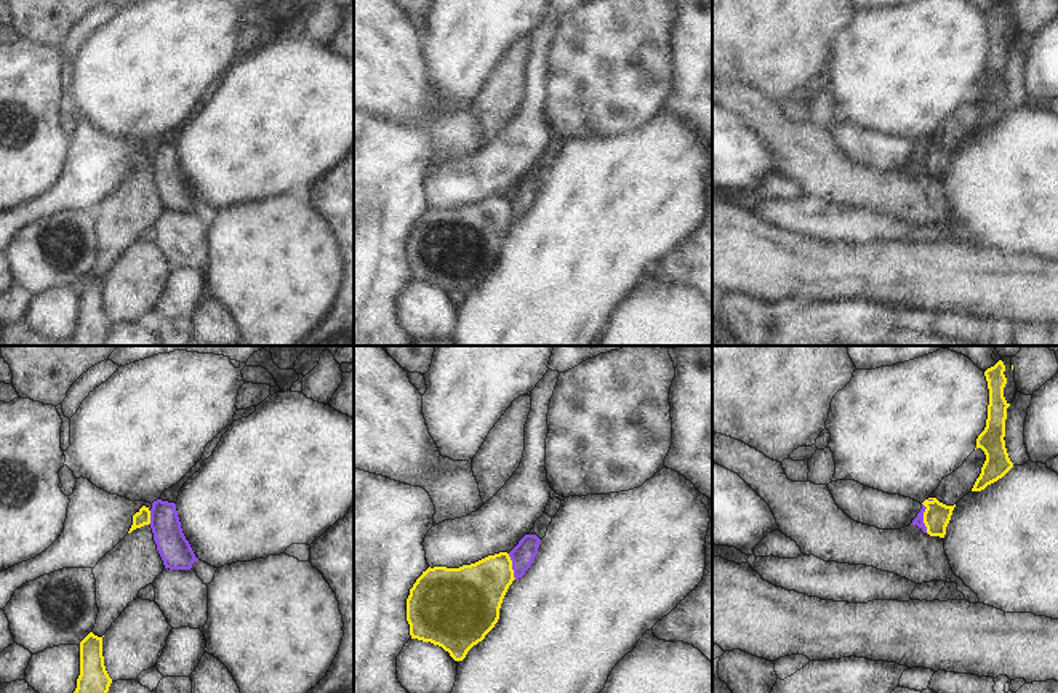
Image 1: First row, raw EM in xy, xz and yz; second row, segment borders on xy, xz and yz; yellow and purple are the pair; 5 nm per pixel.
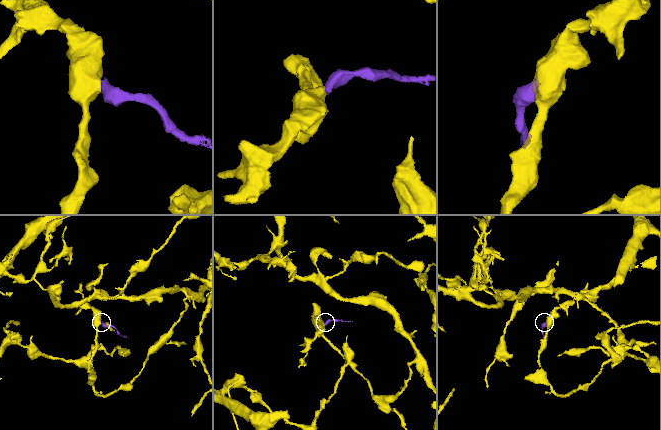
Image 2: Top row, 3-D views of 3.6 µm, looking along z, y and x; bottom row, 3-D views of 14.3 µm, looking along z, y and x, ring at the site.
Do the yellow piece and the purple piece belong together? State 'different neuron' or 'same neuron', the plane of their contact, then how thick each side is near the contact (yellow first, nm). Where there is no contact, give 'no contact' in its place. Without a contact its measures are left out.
different neuron; contact in yz; calibres 140 and 50 nm

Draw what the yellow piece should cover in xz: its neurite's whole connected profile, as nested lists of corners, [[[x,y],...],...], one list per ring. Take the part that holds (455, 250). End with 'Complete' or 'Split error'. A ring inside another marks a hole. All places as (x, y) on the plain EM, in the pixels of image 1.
[[[507,194],[459,210],[429,208],[407,240],[411,280],[439,286],[463,302],[498,264],[514,221]]]. Complete.

